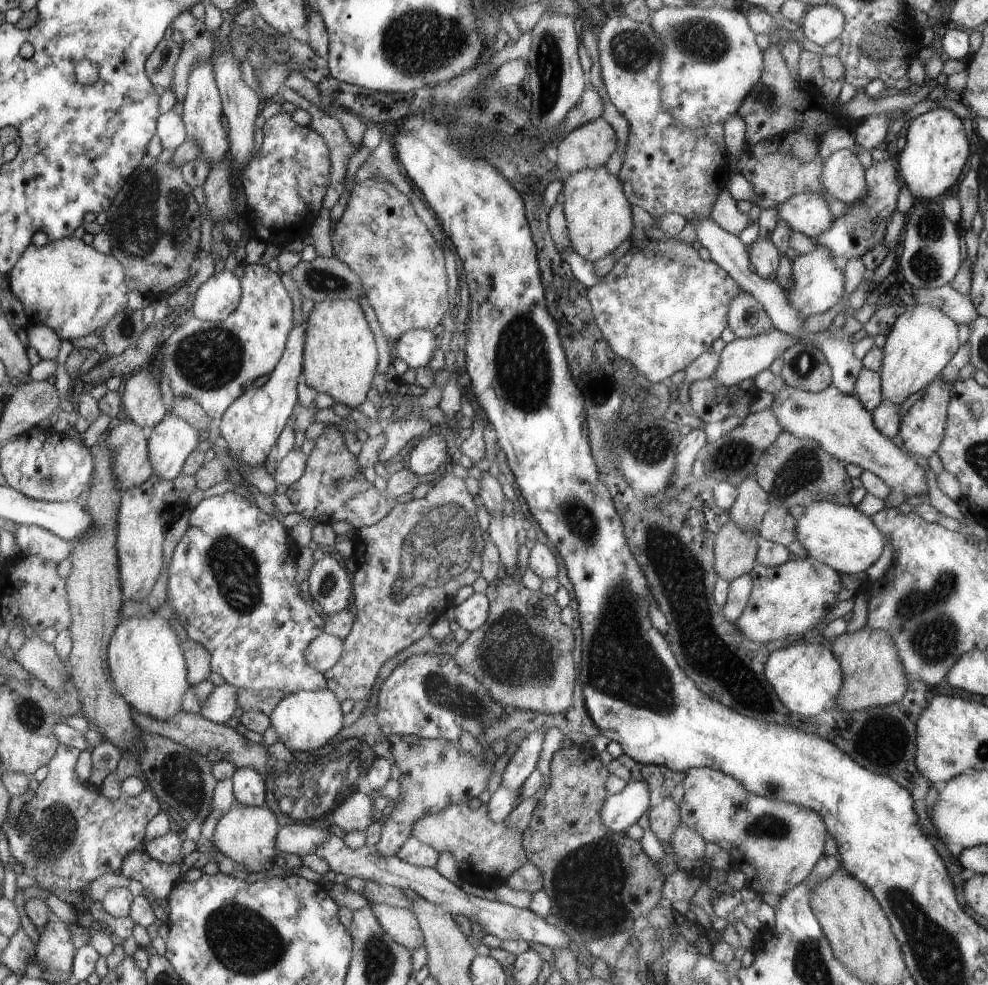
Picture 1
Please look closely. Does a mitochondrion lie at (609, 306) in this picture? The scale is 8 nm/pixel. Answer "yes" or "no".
no

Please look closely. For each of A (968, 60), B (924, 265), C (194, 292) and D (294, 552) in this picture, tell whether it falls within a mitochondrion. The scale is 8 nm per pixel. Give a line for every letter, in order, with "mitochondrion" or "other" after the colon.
A: other
B: mitochondrion
C: other
D: other

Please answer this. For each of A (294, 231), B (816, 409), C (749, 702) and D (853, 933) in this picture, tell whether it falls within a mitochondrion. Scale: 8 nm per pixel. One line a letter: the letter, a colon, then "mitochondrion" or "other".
A: other
B: other
C: other
D: other

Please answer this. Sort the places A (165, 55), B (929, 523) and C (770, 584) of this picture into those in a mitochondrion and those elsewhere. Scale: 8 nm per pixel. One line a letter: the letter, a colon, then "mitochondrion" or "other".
A: other
B: other
C: other

